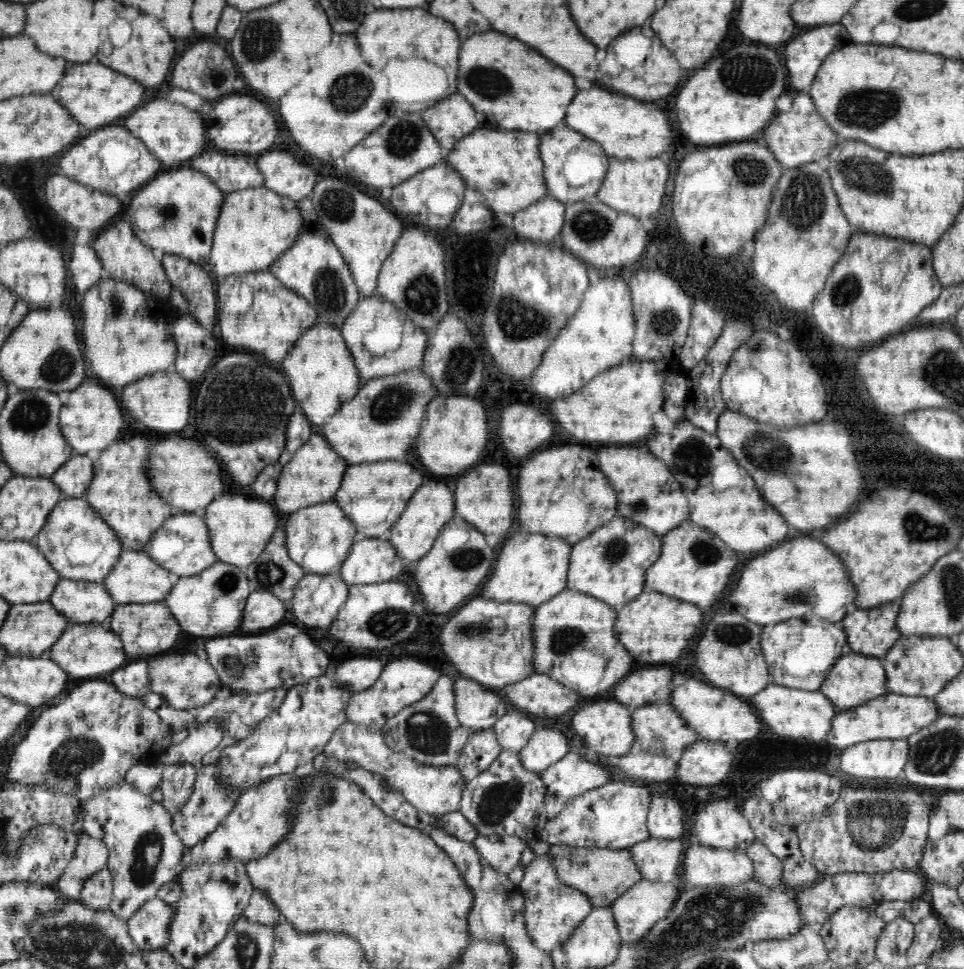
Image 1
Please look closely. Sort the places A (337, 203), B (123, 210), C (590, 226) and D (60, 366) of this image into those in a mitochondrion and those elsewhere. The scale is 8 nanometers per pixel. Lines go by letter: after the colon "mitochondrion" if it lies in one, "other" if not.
A: mitochondrion
B: other
C: mitochondrion
D: mitochondrion

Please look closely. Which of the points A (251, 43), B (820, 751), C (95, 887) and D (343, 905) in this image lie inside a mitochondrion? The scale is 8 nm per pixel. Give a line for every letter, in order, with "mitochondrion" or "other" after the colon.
A: mitochondrion
B: other
C: other
D: other

